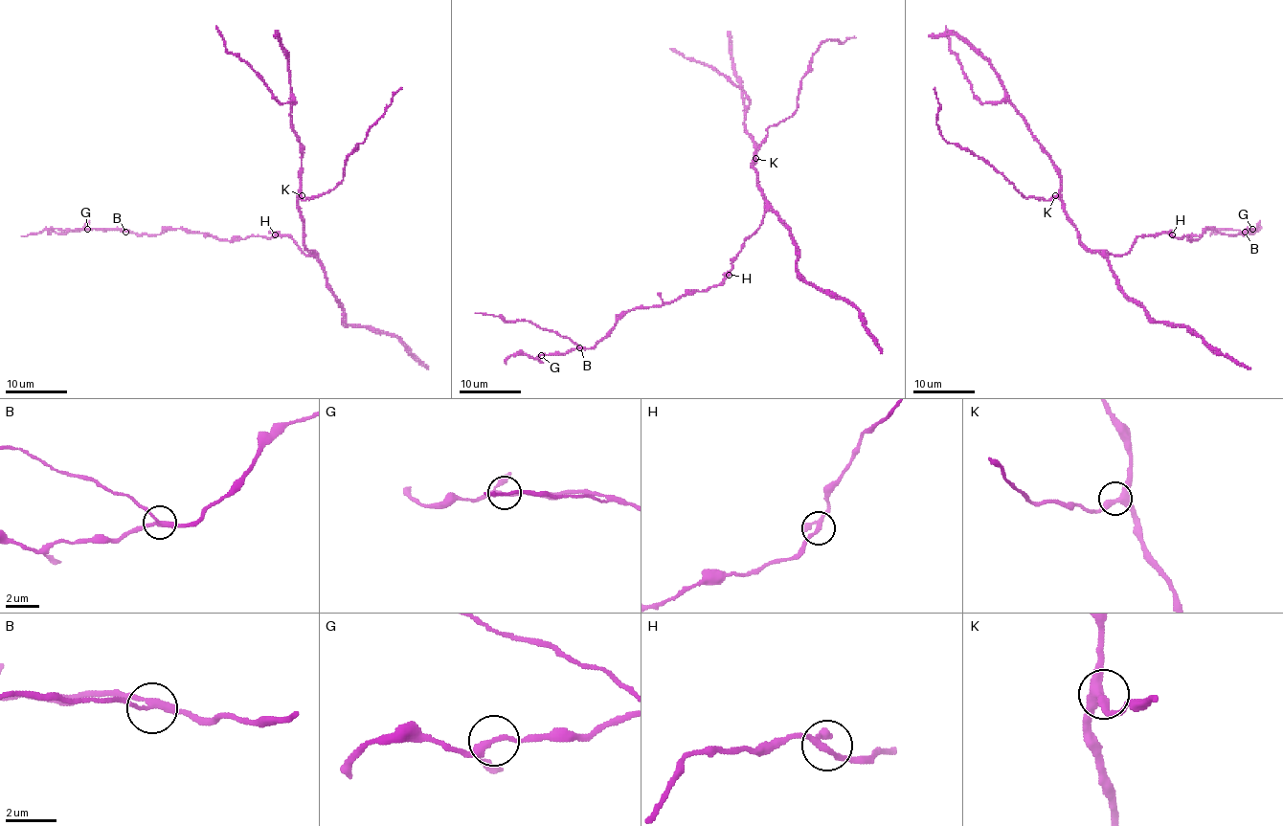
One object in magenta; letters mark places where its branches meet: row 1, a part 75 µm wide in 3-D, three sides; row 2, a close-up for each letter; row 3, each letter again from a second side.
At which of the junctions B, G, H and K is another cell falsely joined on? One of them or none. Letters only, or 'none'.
B

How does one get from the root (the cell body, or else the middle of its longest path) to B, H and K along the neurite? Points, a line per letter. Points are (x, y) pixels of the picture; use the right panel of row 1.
B: (1125, 253), (1139, 236), (1170, 233), (1195, 240), (1207, 228), (1226, 234), (1244, 232)
H: (1125, 253), (1139, 236), (1172, 234)
K: (1125, 253), (1091, 252), (1080, 240), (1080, 234), (1065, 205), (1055, 195)

